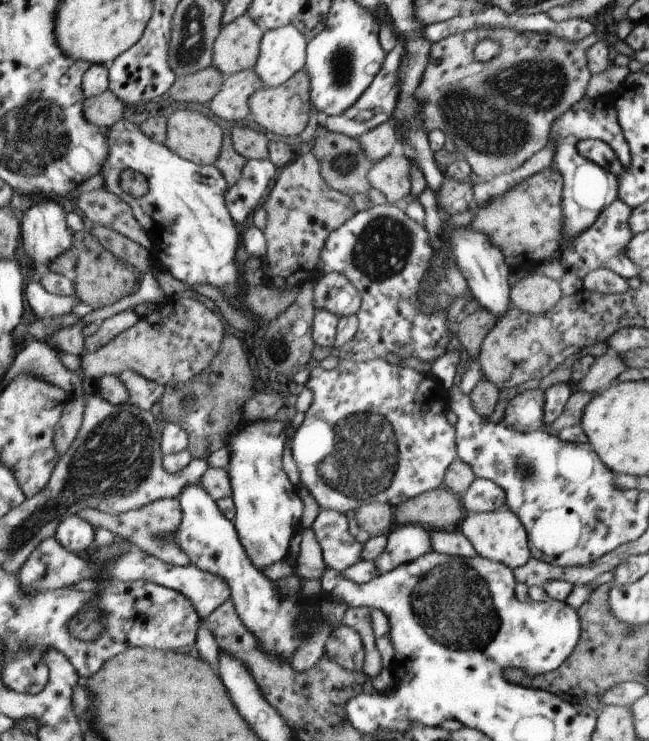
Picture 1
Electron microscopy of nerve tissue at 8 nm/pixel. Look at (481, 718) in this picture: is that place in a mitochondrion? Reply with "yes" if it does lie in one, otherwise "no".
no

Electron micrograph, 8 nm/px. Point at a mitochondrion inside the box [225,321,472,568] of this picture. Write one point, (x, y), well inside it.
(359, 459)

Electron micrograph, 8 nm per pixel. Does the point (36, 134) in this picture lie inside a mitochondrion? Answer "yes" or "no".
yes

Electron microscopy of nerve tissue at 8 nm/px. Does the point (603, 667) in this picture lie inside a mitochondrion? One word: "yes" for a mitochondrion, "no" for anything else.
yes

